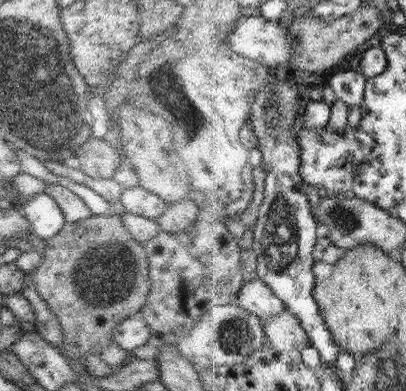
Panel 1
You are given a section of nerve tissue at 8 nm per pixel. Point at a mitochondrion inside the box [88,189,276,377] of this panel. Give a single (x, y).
(235, 335)

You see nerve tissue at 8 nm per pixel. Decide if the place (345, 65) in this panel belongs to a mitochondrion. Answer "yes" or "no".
no

